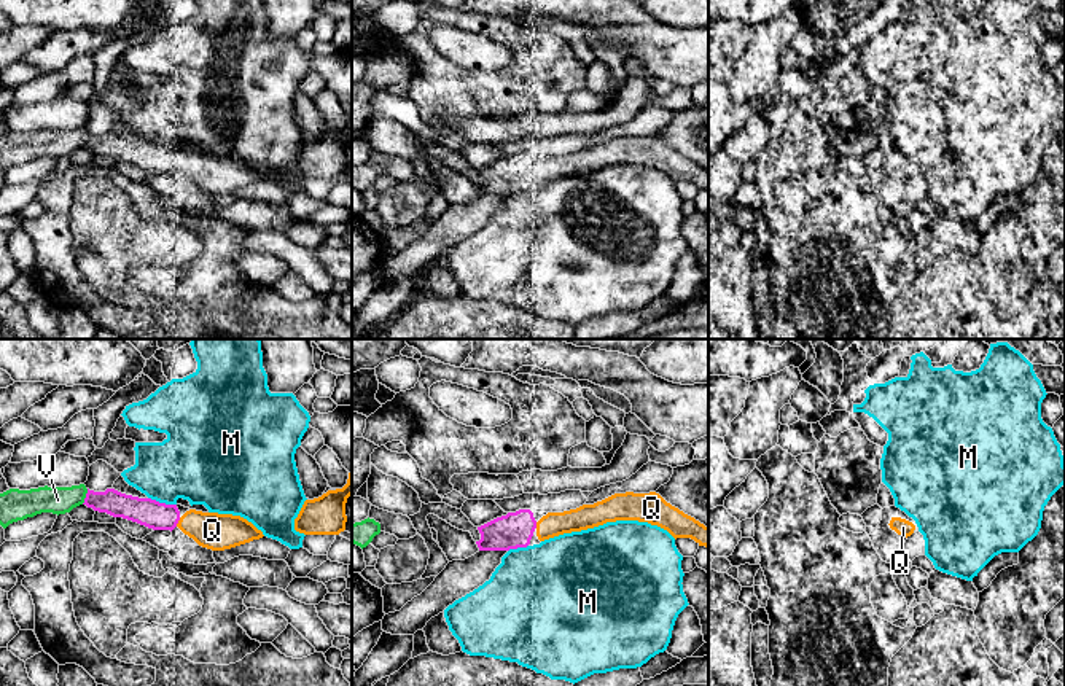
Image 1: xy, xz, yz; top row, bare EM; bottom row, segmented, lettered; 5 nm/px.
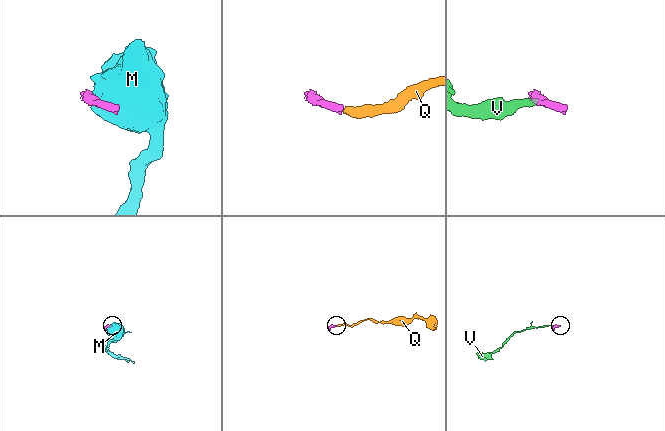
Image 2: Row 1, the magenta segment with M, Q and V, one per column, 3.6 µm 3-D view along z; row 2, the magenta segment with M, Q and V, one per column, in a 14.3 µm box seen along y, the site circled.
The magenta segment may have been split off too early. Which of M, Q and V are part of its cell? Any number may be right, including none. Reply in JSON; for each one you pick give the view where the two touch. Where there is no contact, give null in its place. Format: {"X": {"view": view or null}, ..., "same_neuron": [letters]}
{"Q": {"view": "xy"}, "V": {"view": "xy"}, "same_neuron": ["Q", "V"]}

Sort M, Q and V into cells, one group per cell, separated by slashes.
M / Q V

